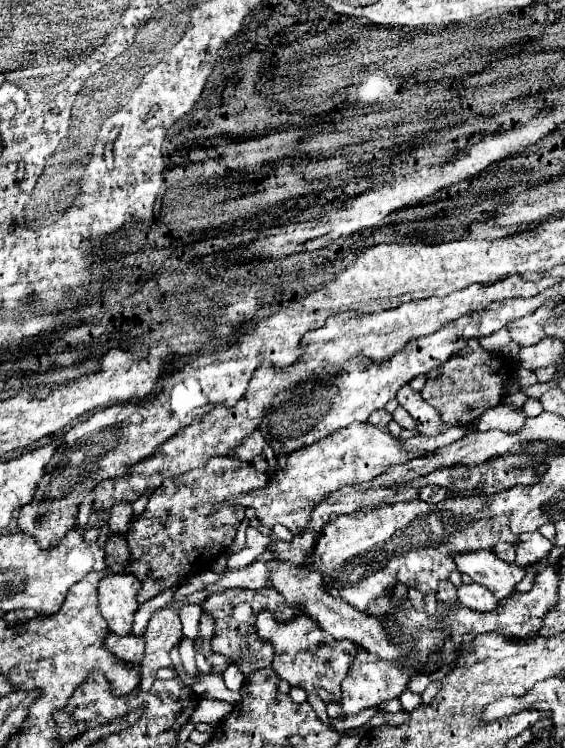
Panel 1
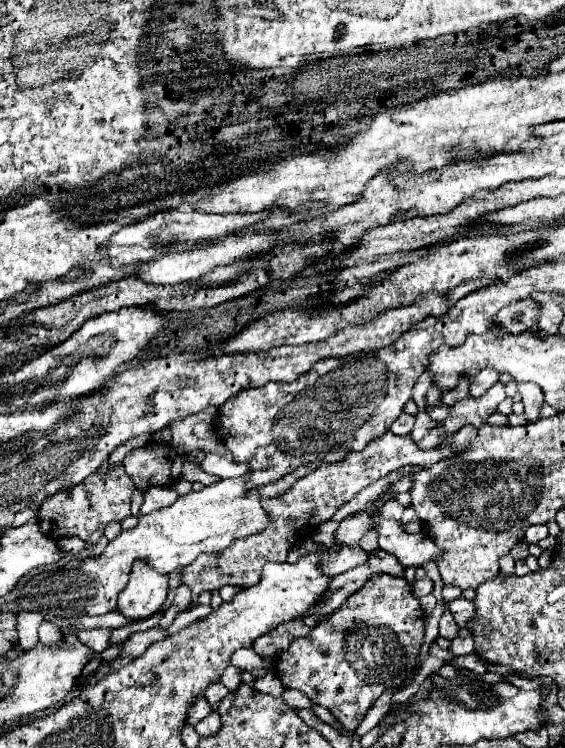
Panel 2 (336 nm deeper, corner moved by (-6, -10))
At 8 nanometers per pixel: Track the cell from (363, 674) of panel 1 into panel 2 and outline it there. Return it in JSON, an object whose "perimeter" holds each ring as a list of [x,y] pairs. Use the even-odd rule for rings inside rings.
{"perimeter":[[[377,574],[373,576],[373,580],[369,580],[369,584],[365,584],[365,588],[349,596],[349,600],[345,600],[345,604],[337,608],[337,612],[321,620],[307,636],[295,638],[289,648],[277,656],[275,674],[285,688],[301,690],[311,702],[325,706],[345,730],[353,732],[365,718],[367,710],[387,688],[395,688],[409,678],[423,646],[423,636],[425,614],[419,606],[419,600],[409,592],[407,580]]]}

